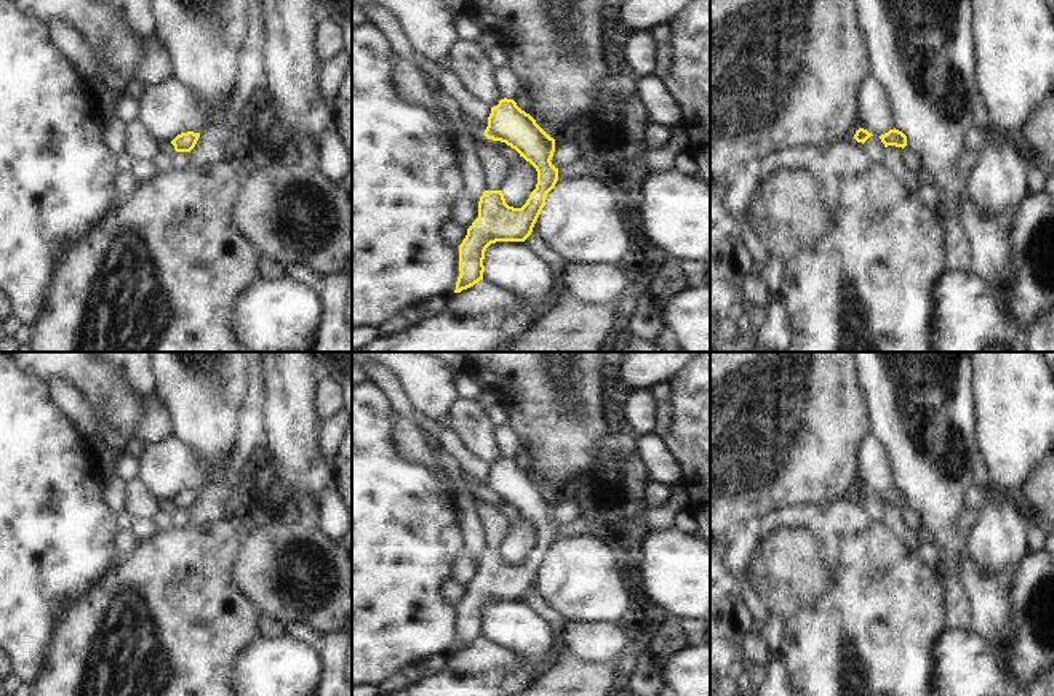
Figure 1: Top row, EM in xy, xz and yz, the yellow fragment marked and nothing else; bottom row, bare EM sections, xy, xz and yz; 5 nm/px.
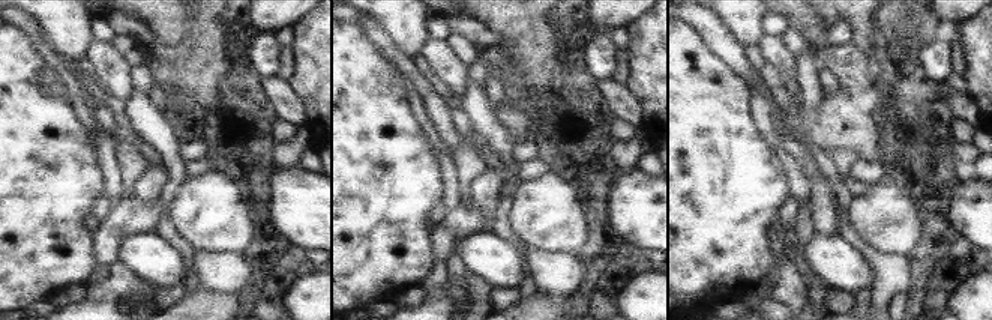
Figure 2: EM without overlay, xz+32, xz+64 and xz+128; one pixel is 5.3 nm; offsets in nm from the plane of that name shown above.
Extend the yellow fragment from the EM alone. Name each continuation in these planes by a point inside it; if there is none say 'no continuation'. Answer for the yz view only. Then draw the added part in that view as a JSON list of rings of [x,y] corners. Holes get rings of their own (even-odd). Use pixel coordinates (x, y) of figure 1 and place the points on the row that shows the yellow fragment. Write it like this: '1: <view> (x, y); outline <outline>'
no continuation

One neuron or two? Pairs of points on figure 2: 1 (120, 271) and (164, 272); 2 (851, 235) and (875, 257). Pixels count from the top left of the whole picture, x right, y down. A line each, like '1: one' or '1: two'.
1: two
2: one

